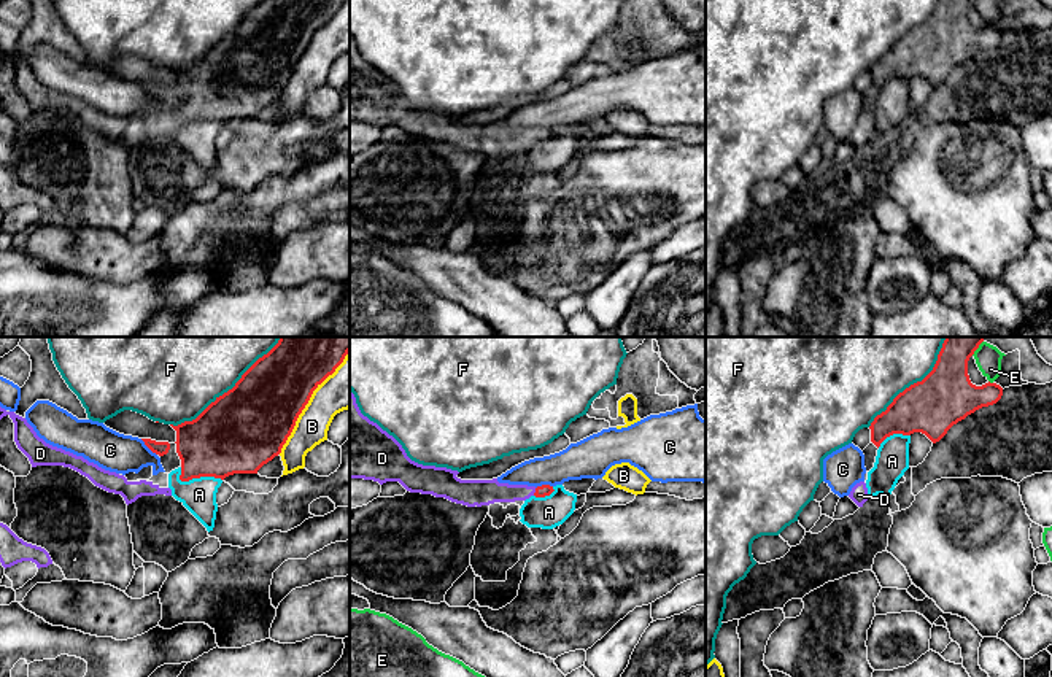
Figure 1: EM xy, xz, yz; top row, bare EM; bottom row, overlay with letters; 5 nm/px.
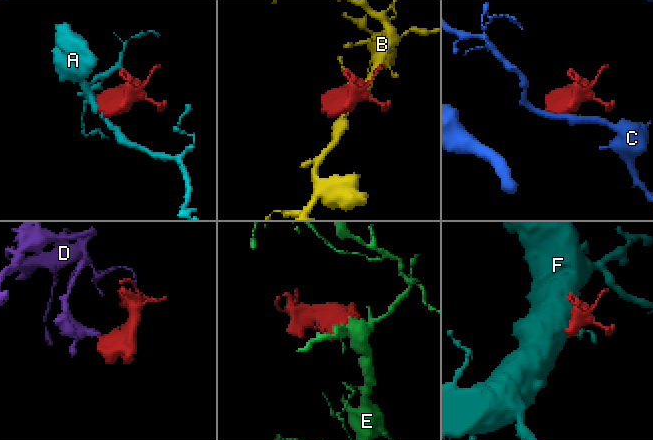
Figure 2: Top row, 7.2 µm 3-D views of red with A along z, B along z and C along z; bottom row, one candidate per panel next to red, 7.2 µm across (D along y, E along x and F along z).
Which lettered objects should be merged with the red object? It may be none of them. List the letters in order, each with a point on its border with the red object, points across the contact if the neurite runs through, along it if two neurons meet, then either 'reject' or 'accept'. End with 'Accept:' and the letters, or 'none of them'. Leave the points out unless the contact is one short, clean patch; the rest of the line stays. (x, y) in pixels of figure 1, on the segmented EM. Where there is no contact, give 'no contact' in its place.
A: meets red in xy at (196, 477); reject
B: meets red in xy at (307, 402); reject
C: meets red in xy at (148, 447); reject
D: meets red in xz at (536, 491); runs through xz (545, 490), (536, 491), (487, 491); accept
E: meets red in yz at (989, 382); reject
F: meets red in xy at (228, 391); reject
Accept: D

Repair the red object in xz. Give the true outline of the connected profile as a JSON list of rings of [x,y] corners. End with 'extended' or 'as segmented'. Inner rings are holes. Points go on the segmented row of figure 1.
[[[350,389],[350,478],[373,480],[380,485],[399,482],[410,493],[445,497],[467,507],[545,497],[555,491],[550,485],[509,485],[499,483],[497,478],[461,480],[458,474],[412,461],[393,435],[361,413]]]; extended

